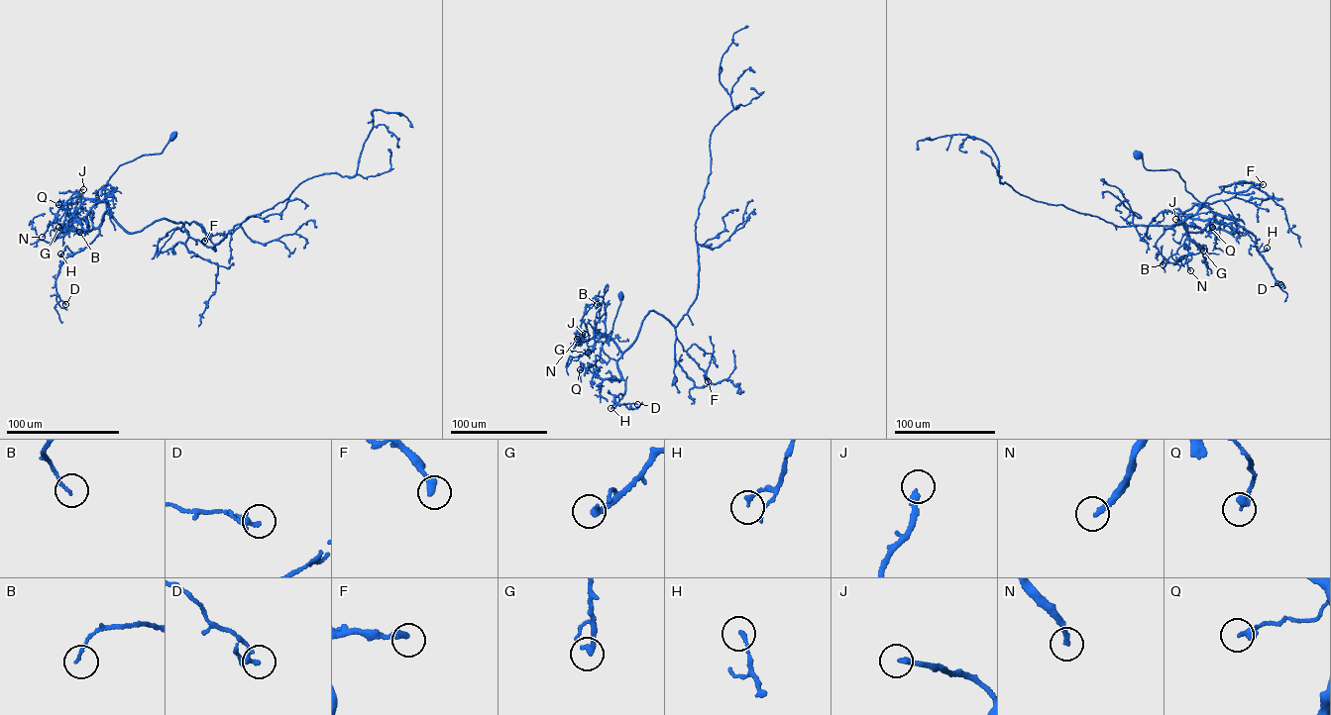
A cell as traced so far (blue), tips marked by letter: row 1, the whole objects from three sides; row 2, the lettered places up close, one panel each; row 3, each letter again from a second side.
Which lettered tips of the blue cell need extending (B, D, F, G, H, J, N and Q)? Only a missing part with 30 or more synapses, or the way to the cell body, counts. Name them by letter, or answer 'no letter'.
N

